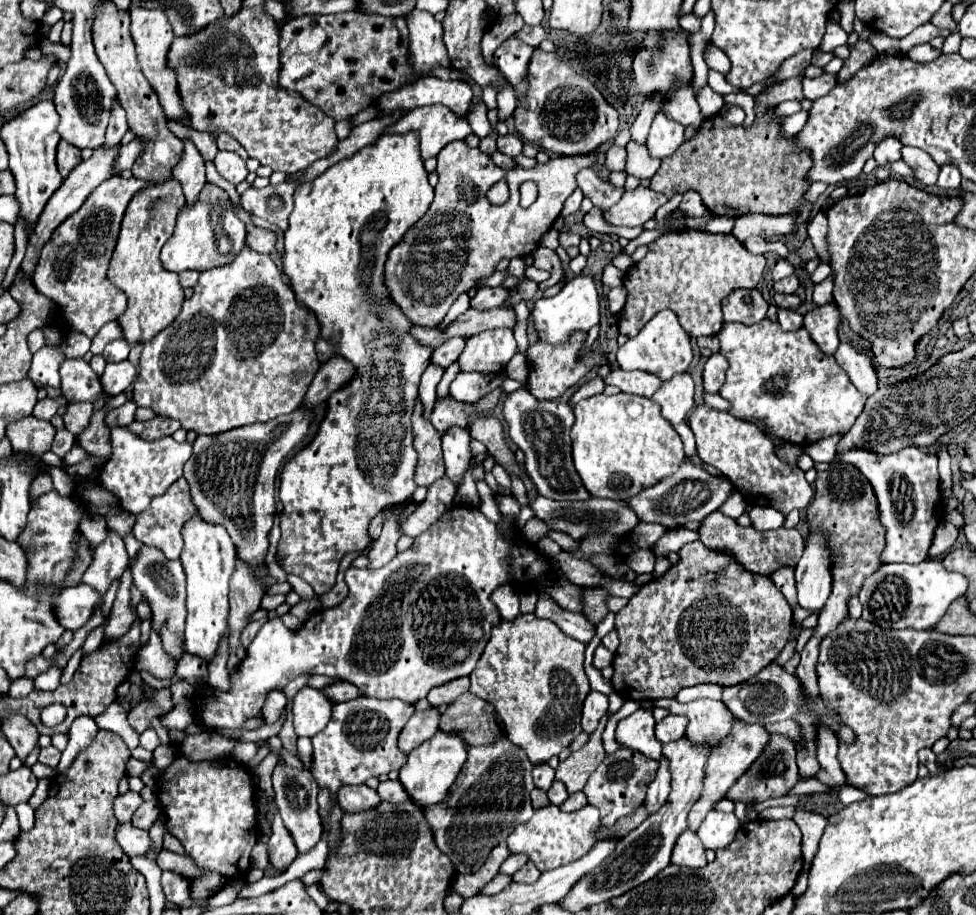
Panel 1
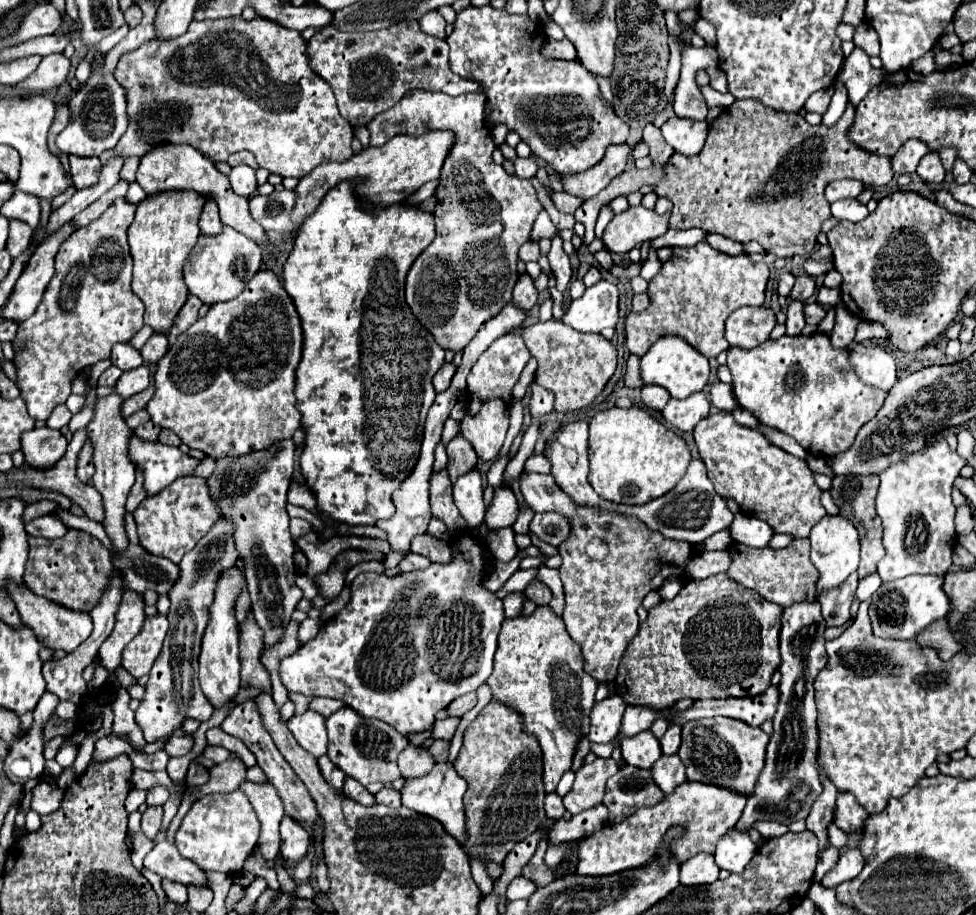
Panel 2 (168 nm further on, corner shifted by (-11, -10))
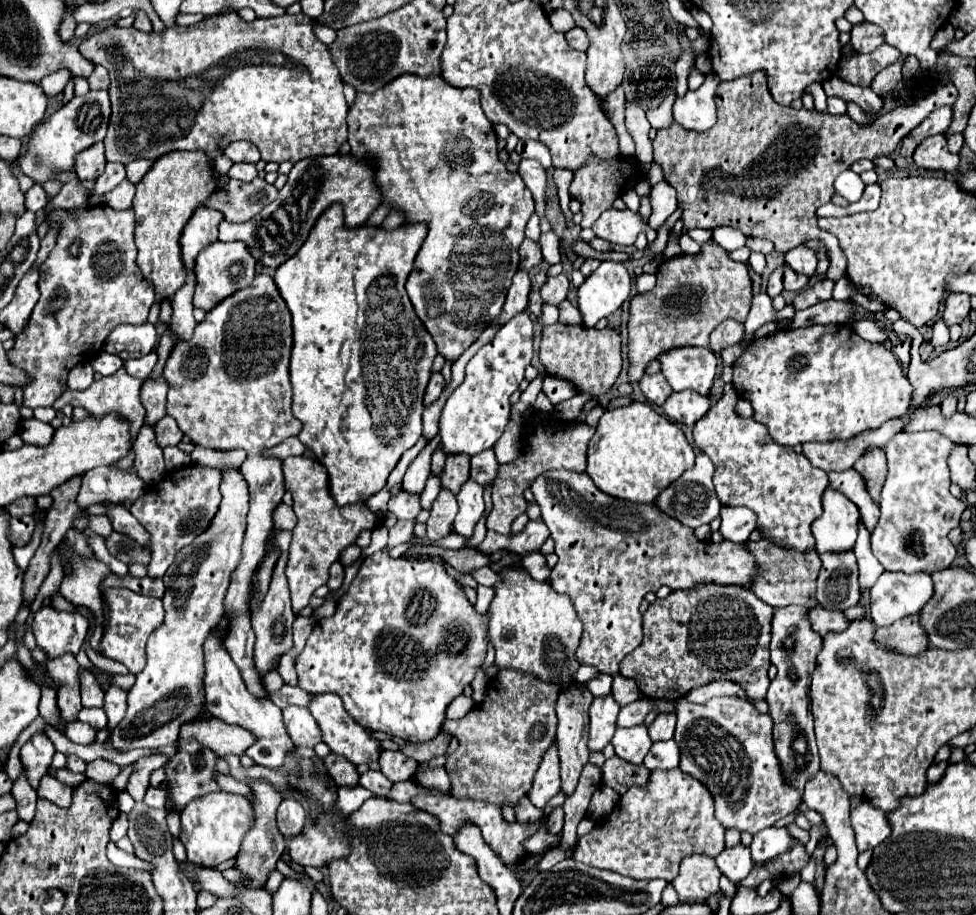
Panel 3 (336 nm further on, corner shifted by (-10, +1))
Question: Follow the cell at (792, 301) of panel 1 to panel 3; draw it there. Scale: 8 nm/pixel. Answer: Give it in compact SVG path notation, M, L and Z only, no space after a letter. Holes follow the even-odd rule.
M827 299L827 301L821 301L819 305L811 305L807 309L797 311L793 317L793 327L809 327L815 323L843 325L843 323L847 323L849 317L853 317L853 311L855 311L855 307L849 307L849 303L845 303L845 301Z

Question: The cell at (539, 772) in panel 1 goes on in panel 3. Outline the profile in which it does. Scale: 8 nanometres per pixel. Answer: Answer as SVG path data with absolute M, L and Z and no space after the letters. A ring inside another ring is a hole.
M555 807L549 817L549 831L559 833L563 827L563 807Z

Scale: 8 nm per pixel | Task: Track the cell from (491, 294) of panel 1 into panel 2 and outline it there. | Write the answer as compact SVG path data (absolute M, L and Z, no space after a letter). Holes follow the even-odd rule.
M528 272L522 274L520 280L516 282L512 302L520 304L520 308L524 308L524 310L530 310L538 302L538 292L536 292L536 286L534 286L534 278Z

